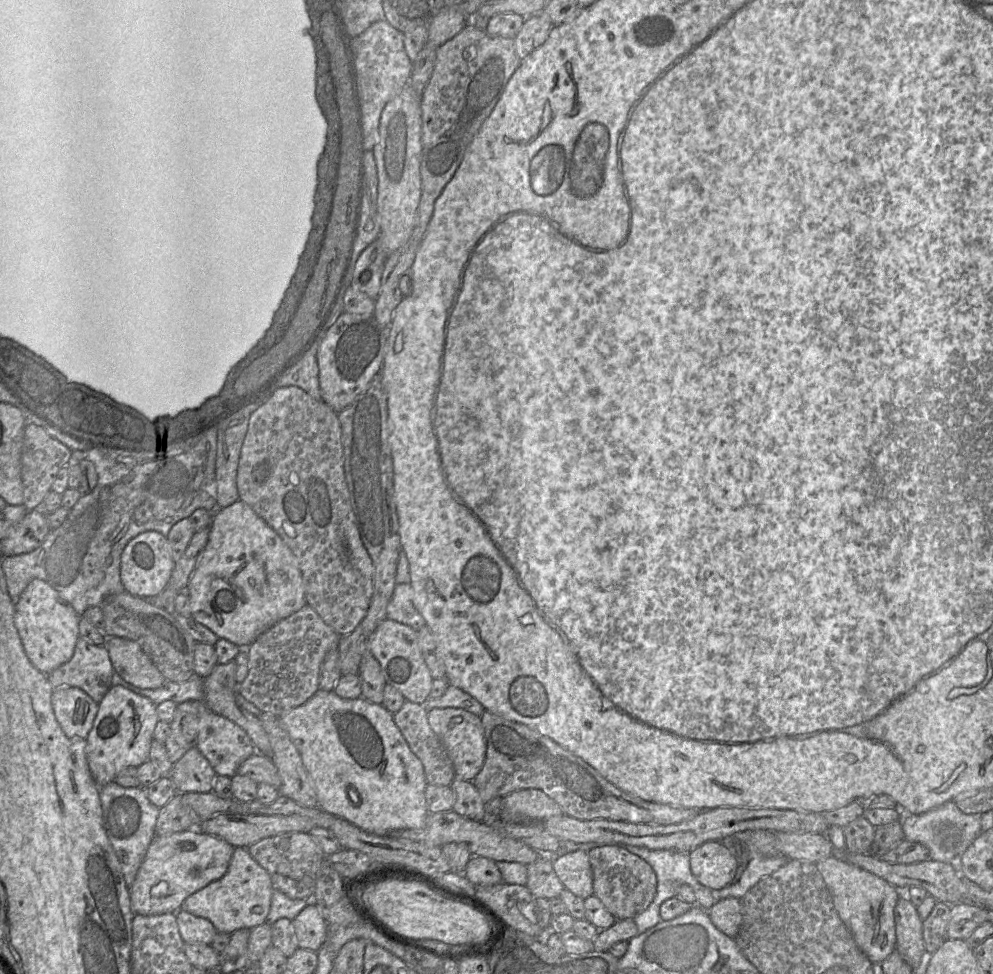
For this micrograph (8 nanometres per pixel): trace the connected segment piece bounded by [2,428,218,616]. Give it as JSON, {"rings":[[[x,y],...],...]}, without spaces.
{"rings":[[[212,428],[194,439],[155,452],[132,453],[107,449],[71,452],[68,465],[79,464],[83,460],[94,464],[97,485],[92,492],[80,497],[61,526],[51,530],[38,548],[26,554],[3,557],[2,569],[12,603],[18,603],[21,594],[34,579],[49,584],[80,616],[90,607],[101,606],[106,597],[125,591],[120,576],[121,555],[132,538],[146,531],[157,531],[167,537],[177,522],[189,518],[194,511],[217,510],[217,437],[218,429]]]}

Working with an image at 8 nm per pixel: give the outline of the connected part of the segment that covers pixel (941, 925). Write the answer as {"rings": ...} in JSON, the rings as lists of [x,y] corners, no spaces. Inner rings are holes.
{"rings":[[[938,901],[929,916],[922,922],[926,951],[934,953],[948,939],[947,928],[951,905]]]}

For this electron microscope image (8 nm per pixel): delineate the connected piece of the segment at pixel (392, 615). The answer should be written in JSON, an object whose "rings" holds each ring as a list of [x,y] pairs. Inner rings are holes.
{"rings":[[[396,584],[387,606],[387,618],[418,631],[426,626],[423,616],[413,605],[414,590],[410,584]]]}

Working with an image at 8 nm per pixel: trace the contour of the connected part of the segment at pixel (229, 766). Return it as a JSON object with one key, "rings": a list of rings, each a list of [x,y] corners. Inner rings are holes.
{"rings":[[[213,711],[199,718],[195,747],[209,761],[217,775],[233,777],[238,767],[257,752],[247,733],[236,723]]]}

